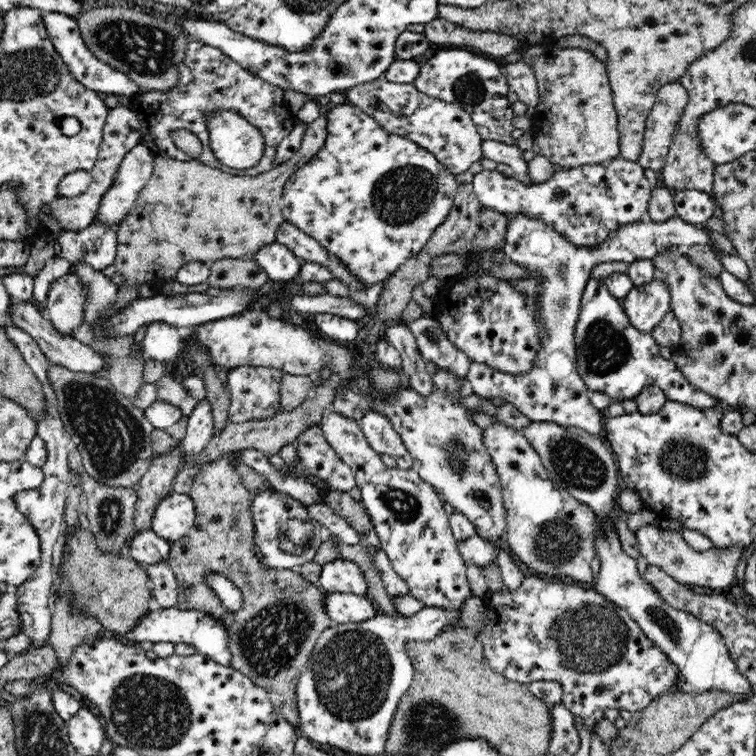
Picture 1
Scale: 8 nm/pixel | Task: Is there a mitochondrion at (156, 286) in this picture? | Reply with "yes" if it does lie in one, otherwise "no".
no

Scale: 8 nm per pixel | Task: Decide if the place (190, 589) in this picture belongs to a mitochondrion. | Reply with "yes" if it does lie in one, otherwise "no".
no

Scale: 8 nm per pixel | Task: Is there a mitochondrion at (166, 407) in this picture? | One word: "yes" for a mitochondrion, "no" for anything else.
no

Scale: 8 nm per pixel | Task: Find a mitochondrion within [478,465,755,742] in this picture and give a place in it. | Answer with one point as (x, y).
(591, 640)

